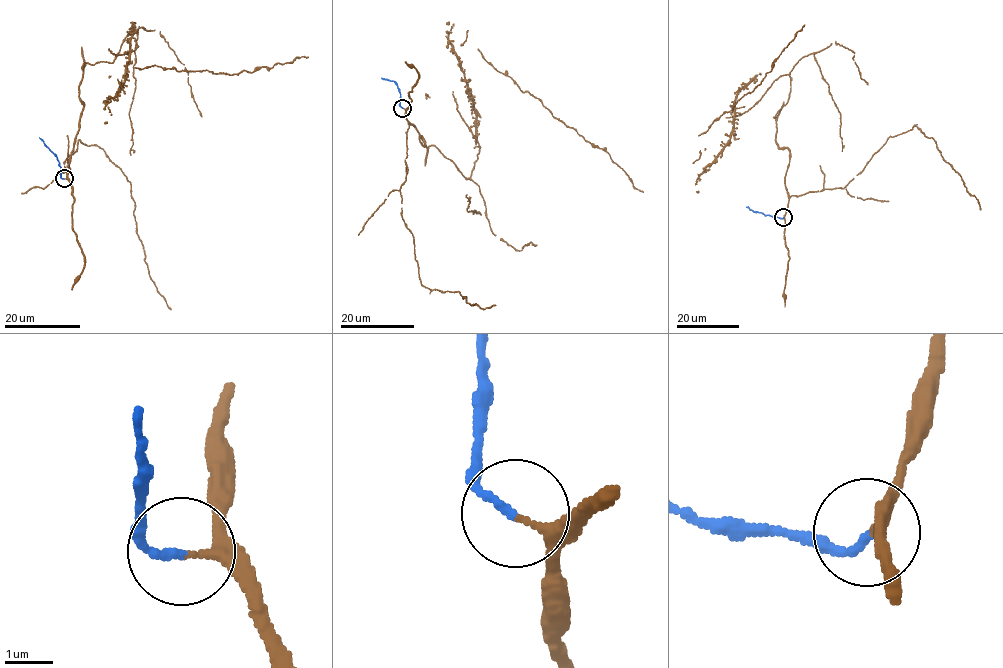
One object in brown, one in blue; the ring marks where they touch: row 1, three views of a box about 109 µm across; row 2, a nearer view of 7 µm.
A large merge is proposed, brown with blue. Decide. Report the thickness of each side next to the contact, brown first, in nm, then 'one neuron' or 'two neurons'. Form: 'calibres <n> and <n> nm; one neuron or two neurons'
calibres 130 and 160 nm; one neuron

